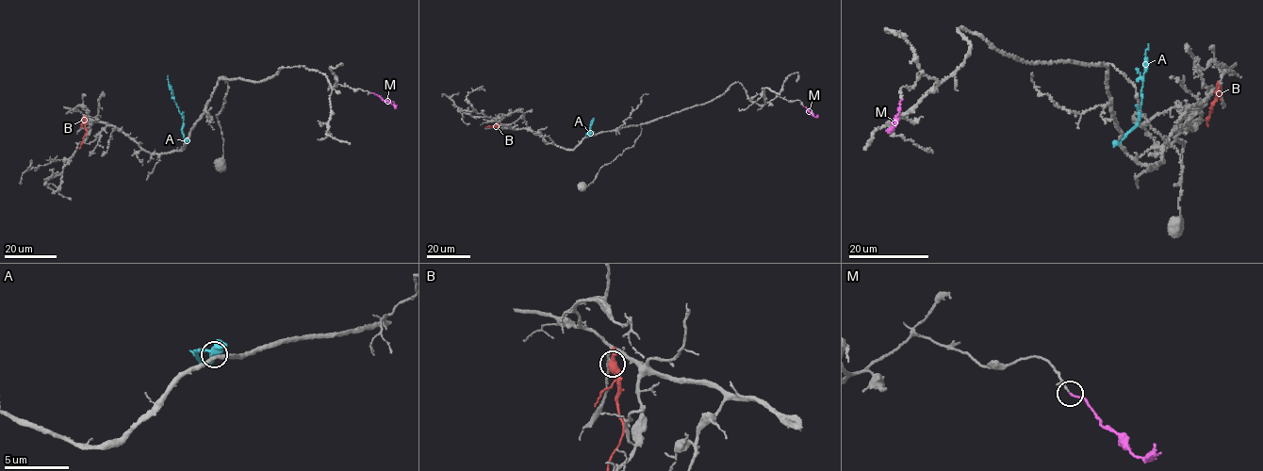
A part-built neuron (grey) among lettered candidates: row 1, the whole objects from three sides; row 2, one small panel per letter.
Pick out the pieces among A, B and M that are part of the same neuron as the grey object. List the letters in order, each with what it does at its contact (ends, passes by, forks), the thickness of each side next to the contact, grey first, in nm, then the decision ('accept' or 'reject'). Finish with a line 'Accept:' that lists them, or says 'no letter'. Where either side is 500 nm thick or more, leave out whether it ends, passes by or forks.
A: it forks there; 320 nm thick on the grey side, 340 nm on the other; reject
B: it forks there; 130 nm thick on the grey side, 360 nm on the other; reject
M: it ends there; 110 nm thick on the grey side, 170 nm on the other; accept
Accept: M

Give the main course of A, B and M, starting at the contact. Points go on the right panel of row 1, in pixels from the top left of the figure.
A: (1118, 143), (1139, 119), (1148, 44)
B: (1218, 86), (1207, 125)
M: (902, 100), (893, 119), (895, 124), (886, 131)

